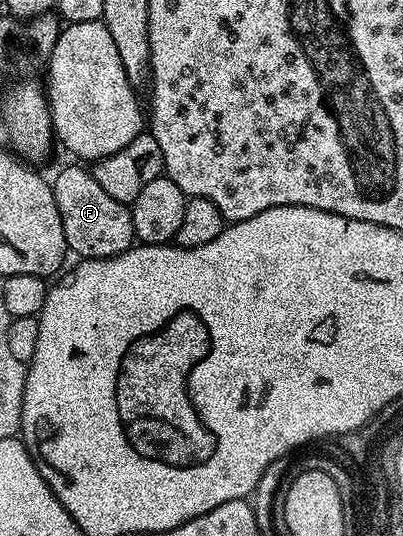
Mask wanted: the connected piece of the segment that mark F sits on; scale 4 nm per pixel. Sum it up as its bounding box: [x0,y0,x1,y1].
[53,163,136,258]

